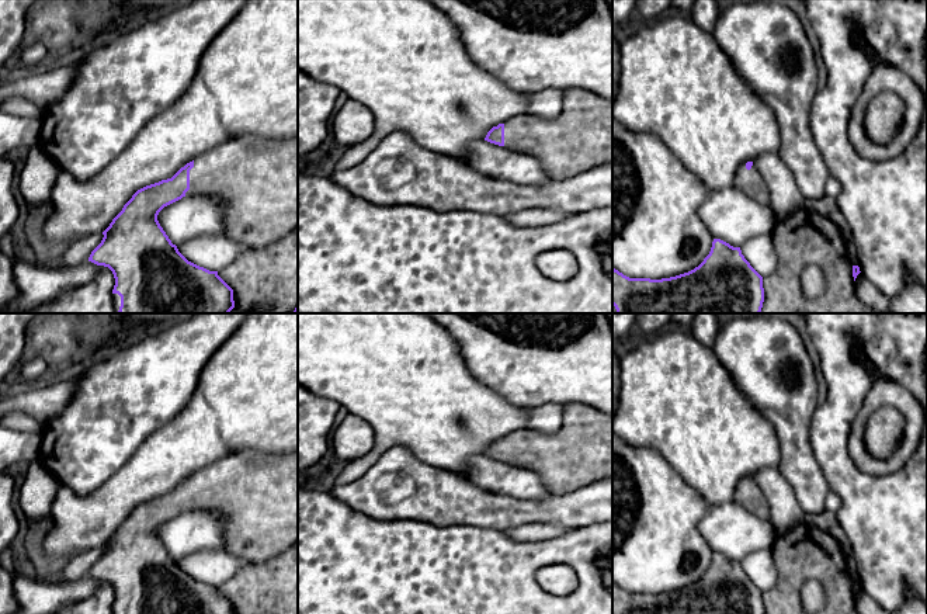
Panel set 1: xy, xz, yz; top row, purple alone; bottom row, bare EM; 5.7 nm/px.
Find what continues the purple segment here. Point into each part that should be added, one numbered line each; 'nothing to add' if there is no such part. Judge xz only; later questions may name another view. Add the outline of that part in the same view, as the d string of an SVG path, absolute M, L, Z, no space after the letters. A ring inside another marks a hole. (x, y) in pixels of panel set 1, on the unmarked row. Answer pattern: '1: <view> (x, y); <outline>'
1: xz (580, 453); M566 405L563 424L555 434L522 429L503 438L504 462L538 472L553 496L612 478L612 416L589 405Z

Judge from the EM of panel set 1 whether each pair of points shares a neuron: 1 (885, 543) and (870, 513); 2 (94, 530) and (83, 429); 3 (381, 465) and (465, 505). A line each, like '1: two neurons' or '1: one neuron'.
1: one neuron
2: two neurons
3: one neuron

